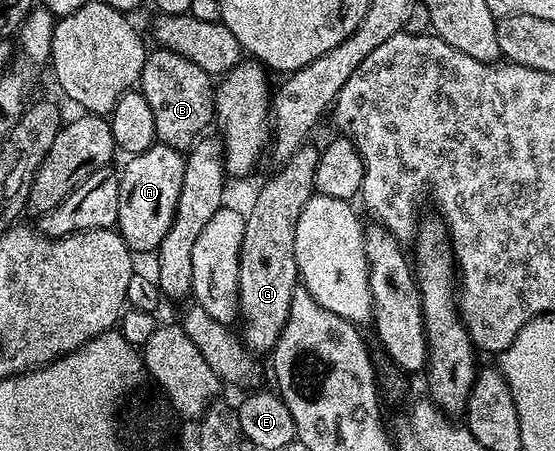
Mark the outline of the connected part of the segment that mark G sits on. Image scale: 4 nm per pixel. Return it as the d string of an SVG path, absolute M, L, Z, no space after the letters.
M312 145L300 147L295 154L284 160L277 171L277 176L263 184L253 199L253 208L245 215L245 233L239 267L239 293L237 305L240 318L245 318L245 328L239 334L246 347L254 353L272 352L279 341L283 329L287 325L287 315L291 313L291 297L299 286L297 262L295 261L295 225L299 221L299 213L303 213L303 205L315 193L315 171L319 165L321 151Z

